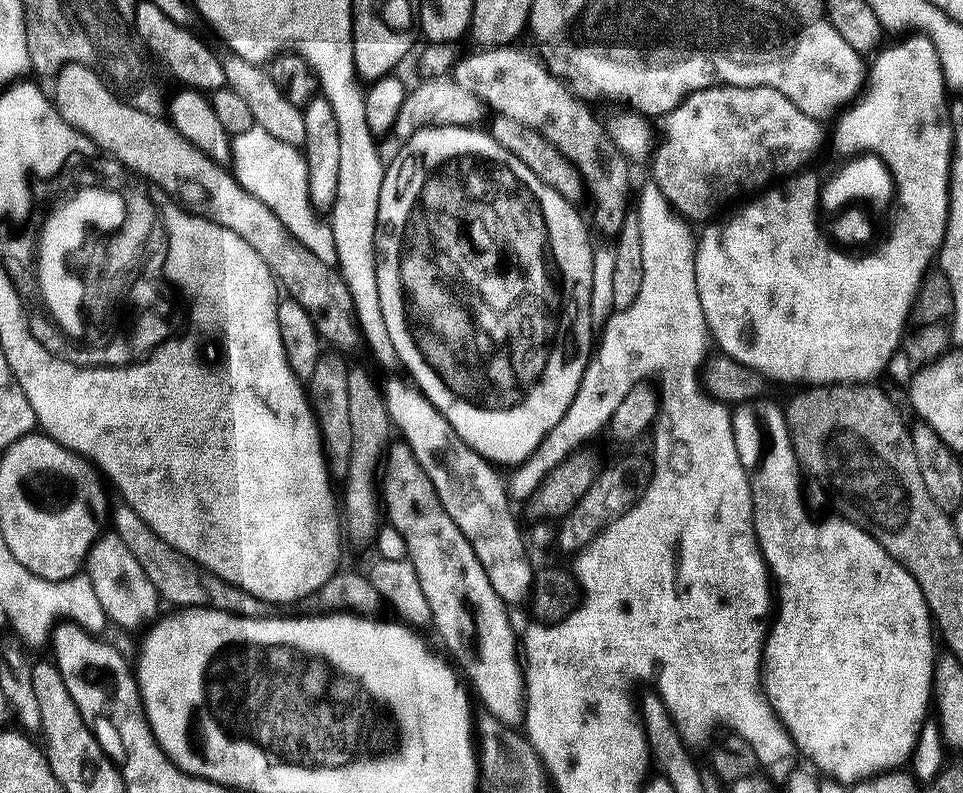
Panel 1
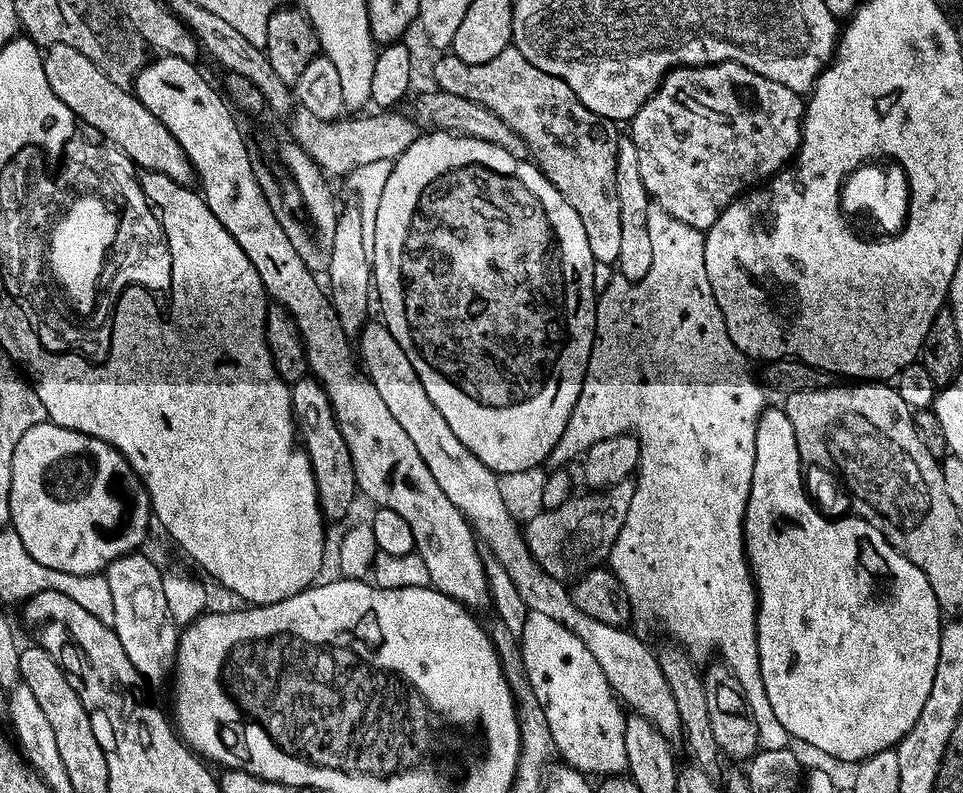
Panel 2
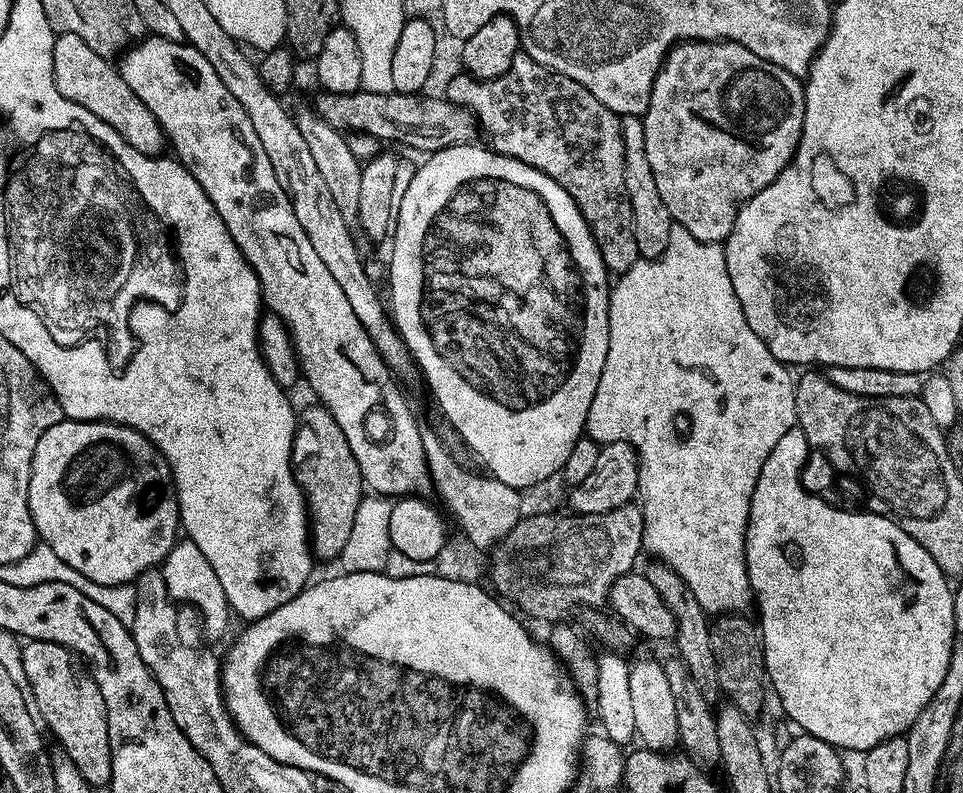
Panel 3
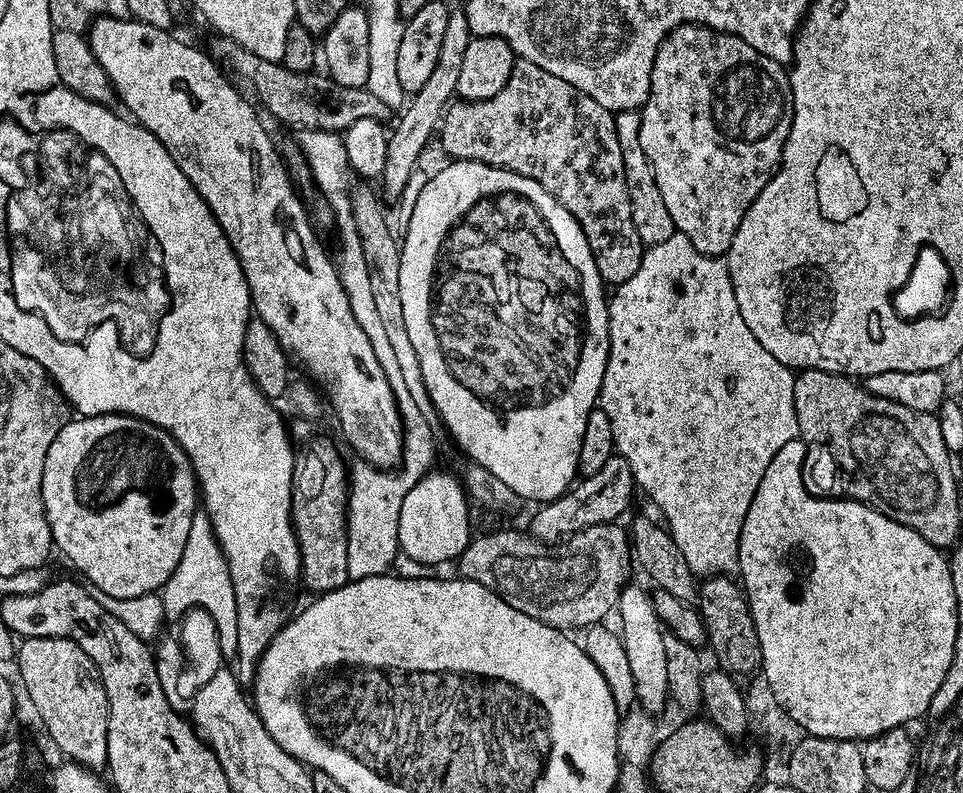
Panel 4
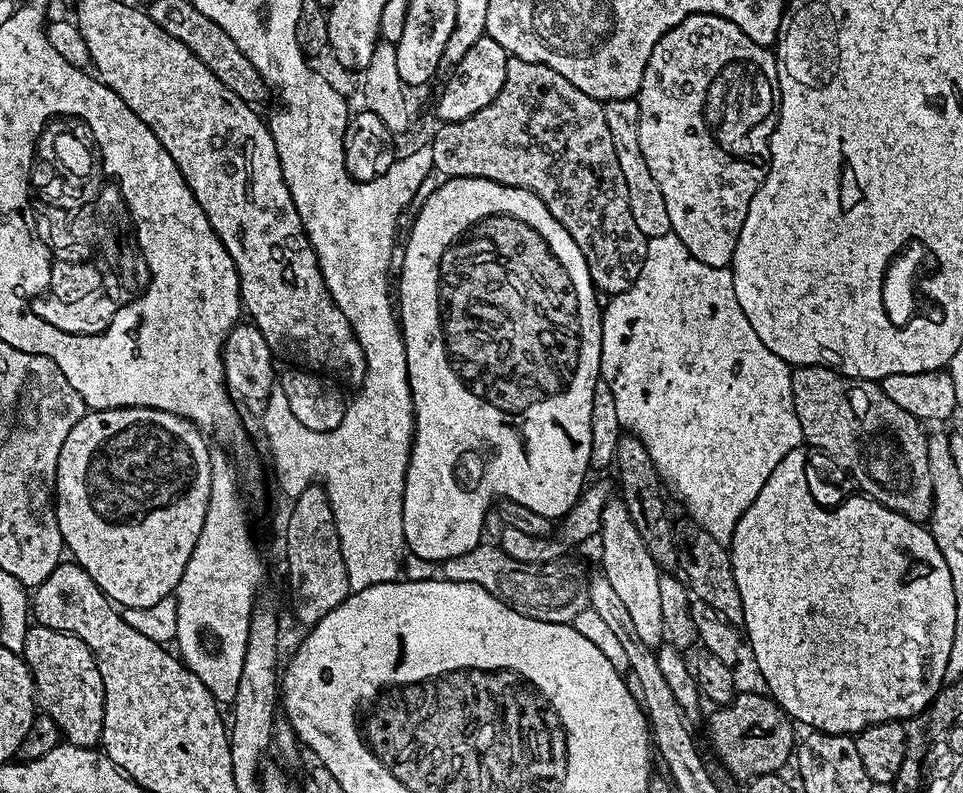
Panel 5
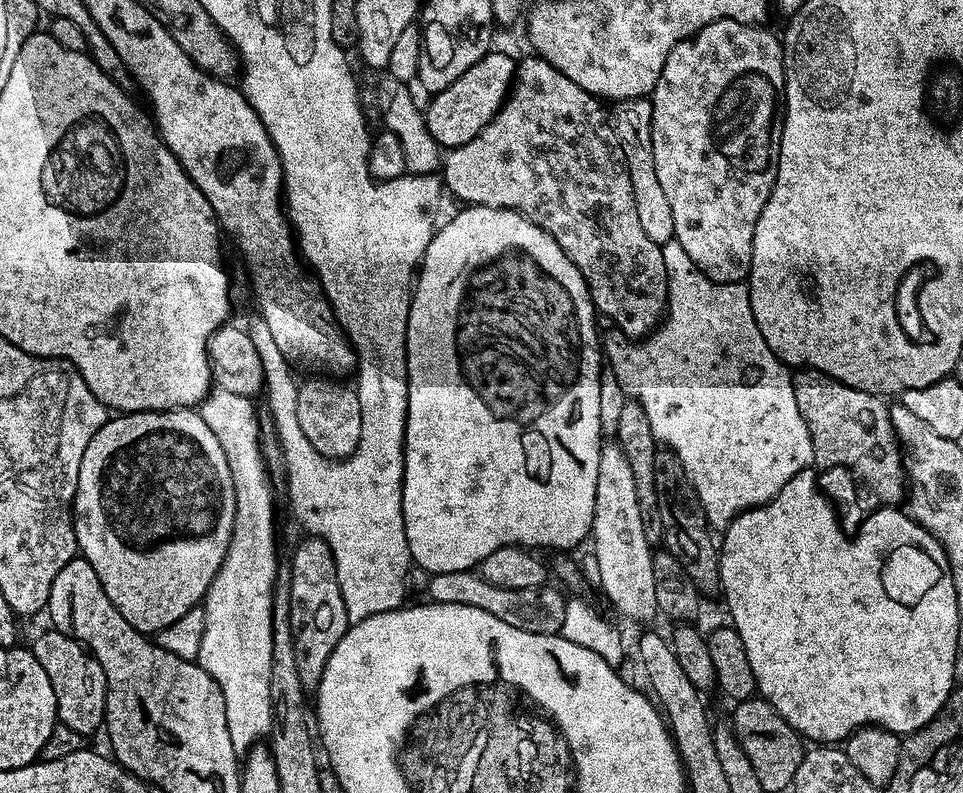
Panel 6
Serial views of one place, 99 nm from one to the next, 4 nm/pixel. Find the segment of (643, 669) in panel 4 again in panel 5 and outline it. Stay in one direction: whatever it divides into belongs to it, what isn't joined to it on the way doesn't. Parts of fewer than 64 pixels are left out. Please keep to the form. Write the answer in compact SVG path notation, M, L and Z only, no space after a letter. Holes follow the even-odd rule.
M609 503L600 522L598 541L600 540L600 556L604 559L603 576L622 598L637 639L647 646L659 645L663 638L661 601L658 594L661 569L657 568L654 558L650 558L630 514L619 503Z

